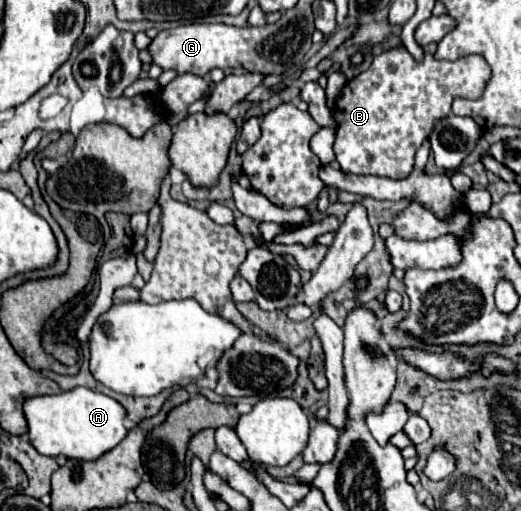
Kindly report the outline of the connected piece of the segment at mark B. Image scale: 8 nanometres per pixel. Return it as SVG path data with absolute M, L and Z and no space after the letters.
M403 47L383 51L377 55L367 71L359 77L347 81L341 91L341 97L335 103L333 115L337 121L337 139L335 139L335 157L341 165L341 171L355 175L379 175L389 179L405 179L415 165L415 151L433 131L437 119L447 117L451 111L451 101L455 97L477 99L489 81L491 69L479 55L467 55L457 61L437 61L433 55L427 55L423 63L417 63Z

